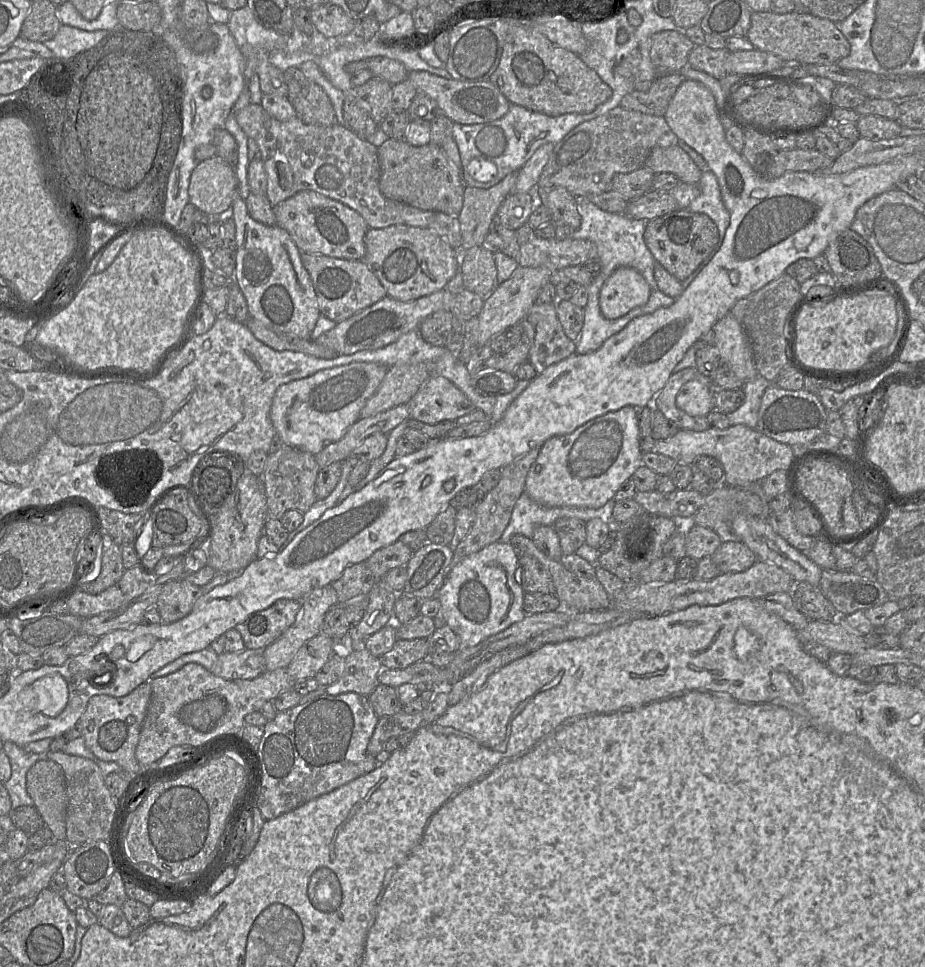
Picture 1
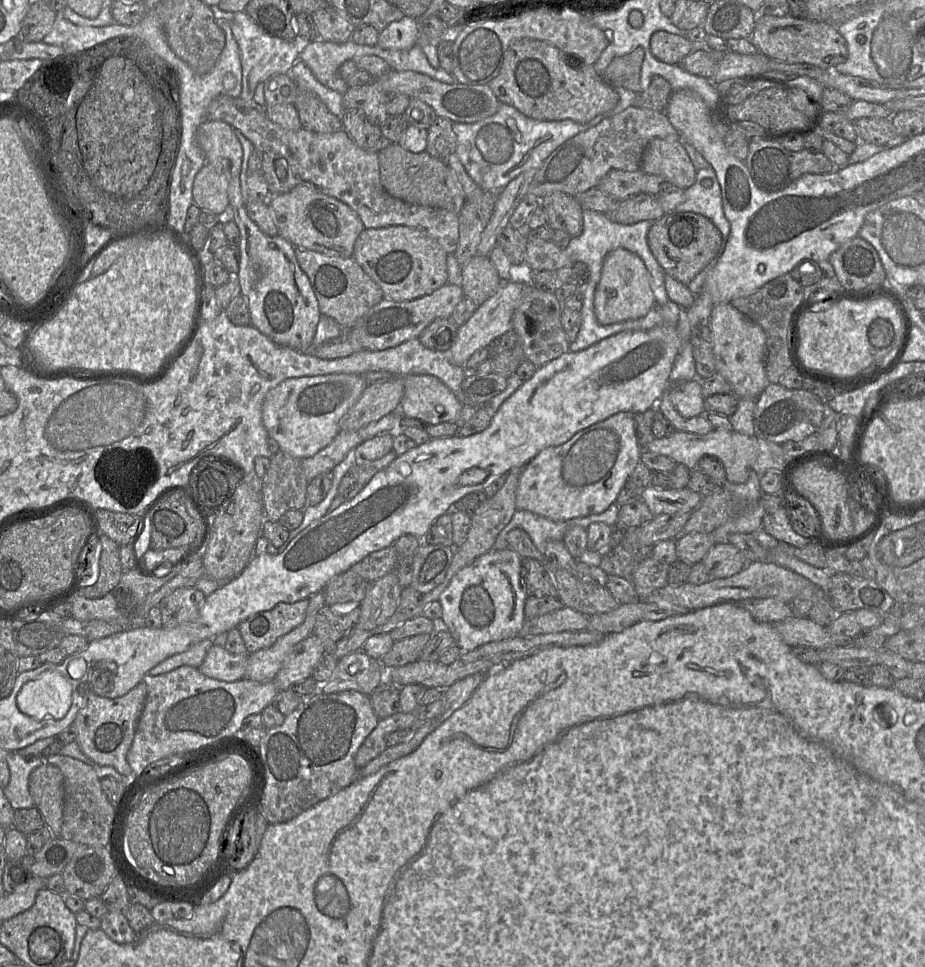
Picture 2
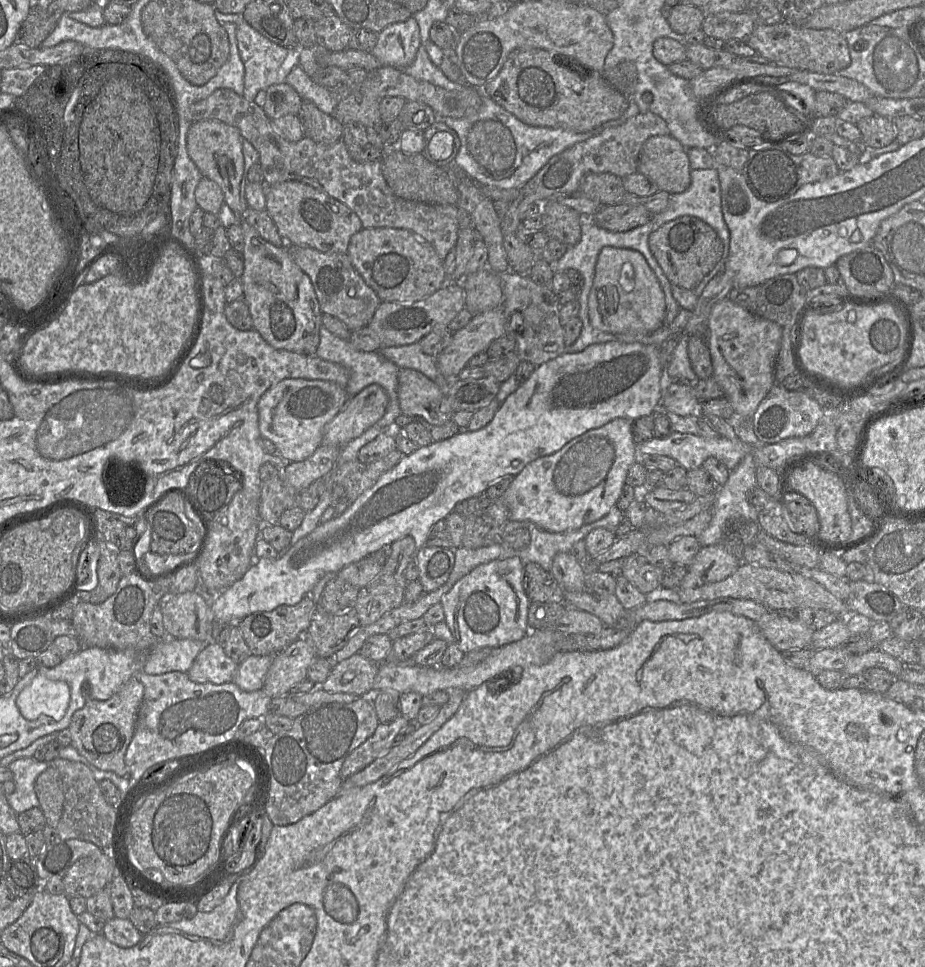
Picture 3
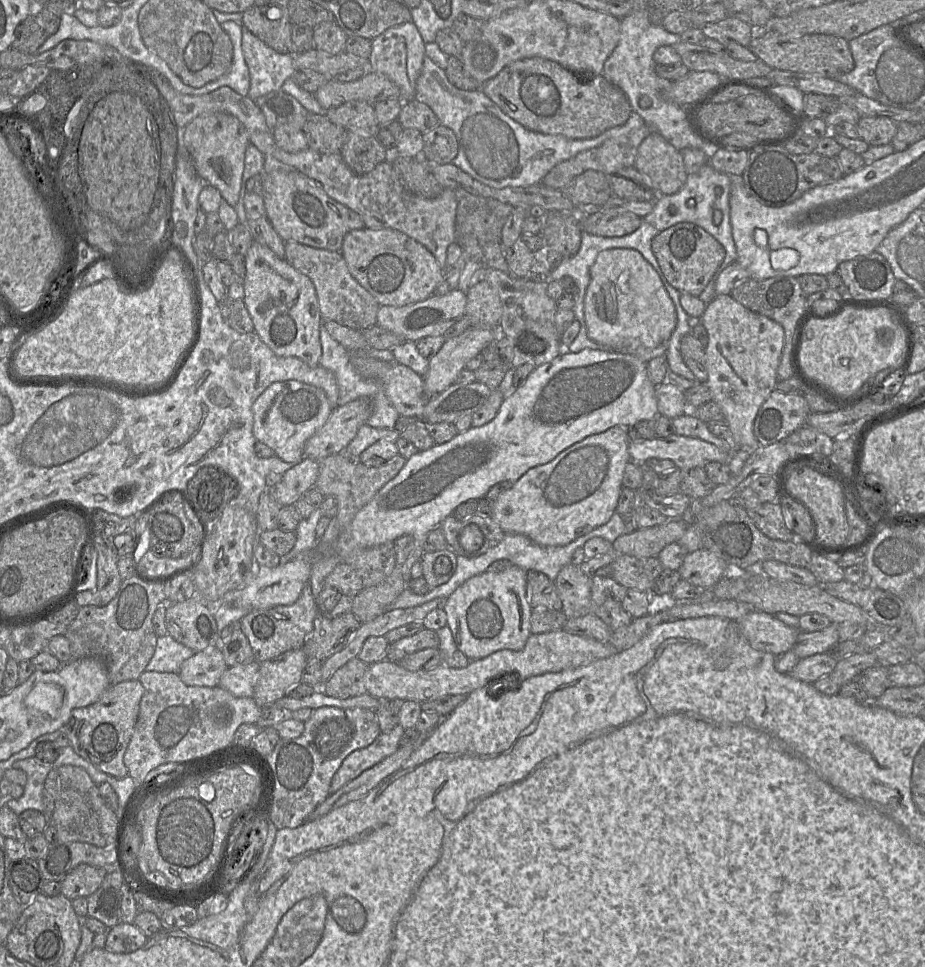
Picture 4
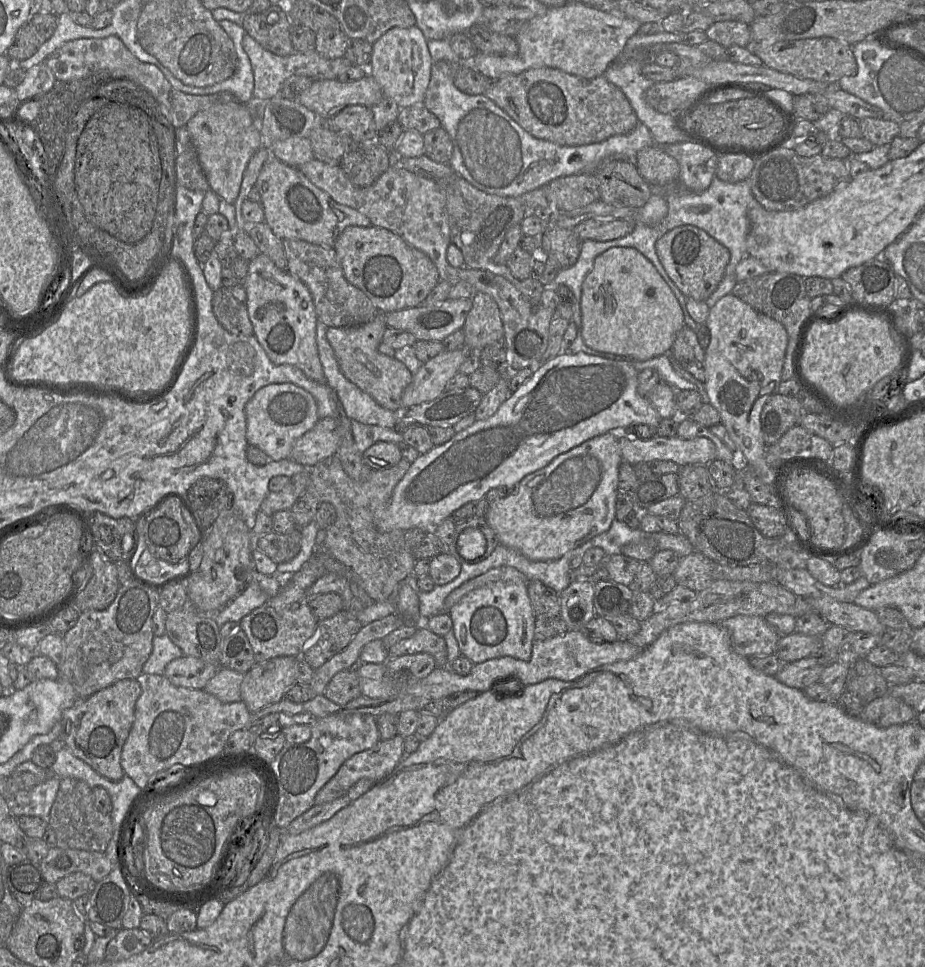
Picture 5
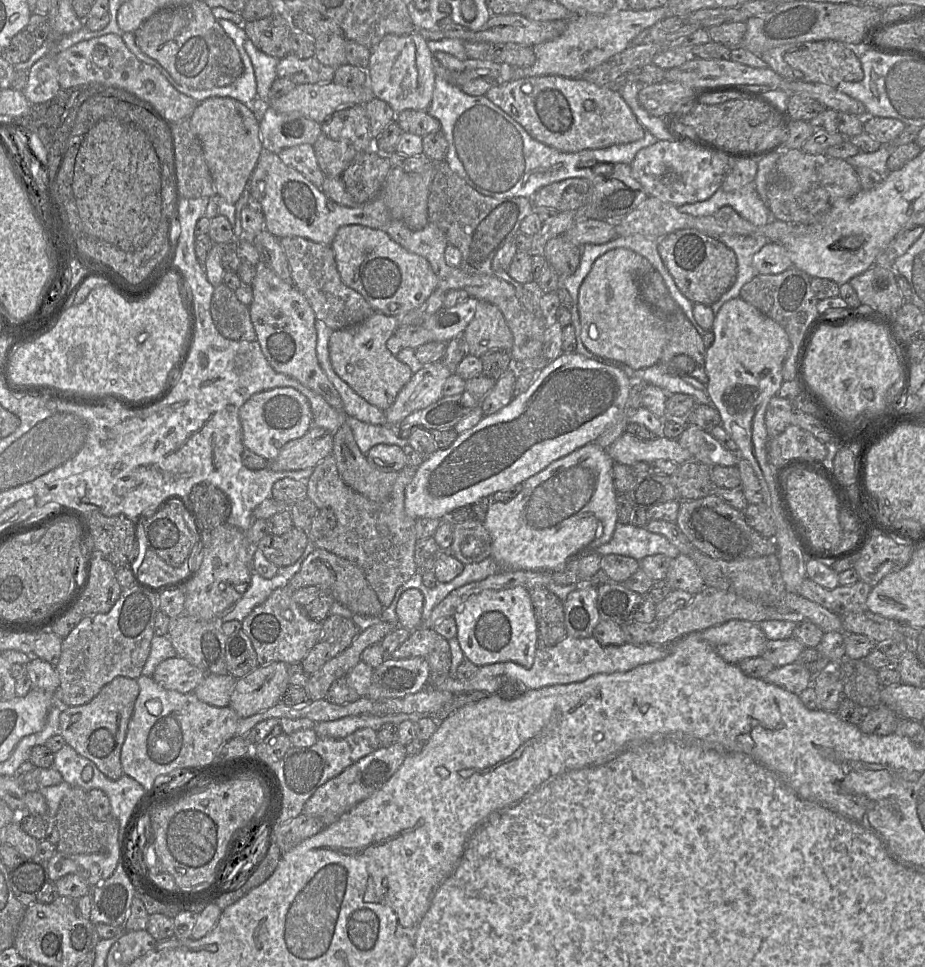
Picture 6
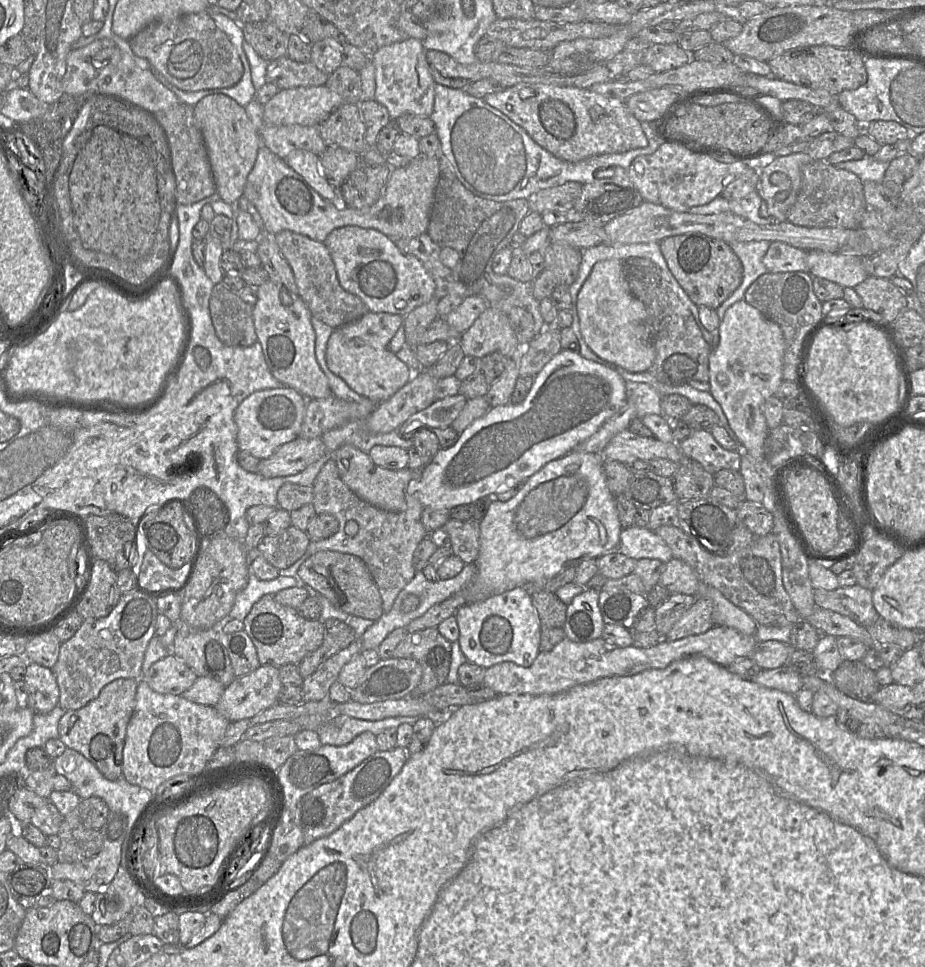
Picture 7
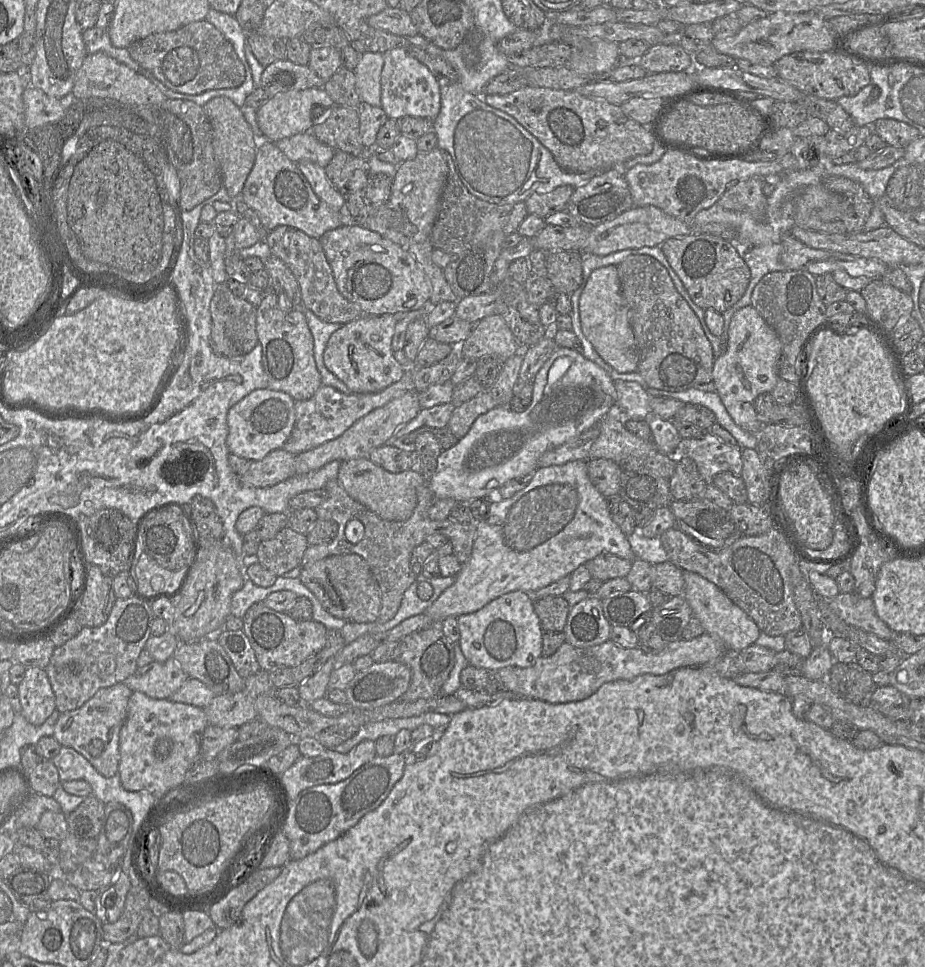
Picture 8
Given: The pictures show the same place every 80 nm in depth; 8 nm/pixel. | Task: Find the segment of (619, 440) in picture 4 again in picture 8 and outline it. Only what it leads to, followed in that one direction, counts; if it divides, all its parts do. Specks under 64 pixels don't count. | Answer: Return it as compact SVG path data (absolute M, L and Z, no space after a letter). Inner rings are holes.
M588 460L538 468L529 484L509 499L493 498L488 513L476 524L476 538L468 561L462 564L455 583L447 588L425 611L434 625L449 617L478 611L492 600L514 591L530 594L571 575L580 565L601 553L611 553L634 561L635 554L609 512L608 499L594 487L588 477Z

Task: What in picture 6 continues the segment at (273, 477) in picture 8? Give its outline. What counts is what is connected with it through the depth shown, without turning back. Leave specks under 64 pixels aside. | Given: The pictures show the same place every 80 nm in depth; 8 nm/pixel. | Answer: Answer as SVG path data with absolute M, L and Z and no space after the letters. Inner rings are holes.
M312 426L300 438L285 443L268 467L277 472L314 468L332 454L333 441L331 432Z

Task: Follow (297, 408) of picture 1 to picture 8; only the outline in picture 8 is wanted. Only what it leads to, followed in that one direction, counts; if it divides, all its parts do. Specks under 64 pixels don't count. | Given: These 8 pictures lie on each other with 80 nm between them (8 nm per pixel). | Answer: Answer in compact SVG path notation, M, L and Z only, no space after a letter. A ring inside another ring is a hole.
M256 389L232 406L227 413L229 453L256 461L275 449L282 448L295 423L296 401L287 393L277 390Z

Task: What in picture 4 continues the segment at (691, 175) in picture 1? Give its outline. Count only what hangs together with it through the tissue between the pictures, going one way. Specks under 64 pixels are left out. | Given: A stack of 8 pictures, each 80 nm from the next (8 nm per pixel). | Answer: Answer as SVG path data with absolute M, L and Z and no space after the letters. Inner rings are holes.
M656 132L639 145L634 167L662 195L678 192L688 177L681 151Z

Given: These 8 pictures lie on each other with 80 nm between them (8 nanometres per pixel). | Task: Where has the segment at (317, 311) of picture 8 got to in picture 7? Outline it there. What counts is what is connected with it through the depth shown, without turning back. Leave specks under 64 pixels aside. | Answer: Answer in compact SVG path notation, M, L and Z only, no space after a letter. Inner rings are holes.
M283 230L275 235L281 255L289 264L301 297L311 315L333 329L349 324L368 311L365 303L346 291L339 283L329 250L323 242L315 241L300 233Z

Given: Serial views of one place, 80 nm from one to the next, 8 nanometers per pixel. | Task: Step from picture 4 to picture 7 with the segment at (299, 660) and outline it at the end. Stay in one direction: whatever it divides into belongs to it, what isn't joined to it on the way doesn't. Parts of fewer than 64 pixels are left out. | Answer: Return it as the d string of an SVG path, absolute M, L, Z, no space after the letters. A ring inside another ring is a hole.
M260 665L247 675L235 677L215 708L230 722L251 718L280 703L282 688L279 667Z

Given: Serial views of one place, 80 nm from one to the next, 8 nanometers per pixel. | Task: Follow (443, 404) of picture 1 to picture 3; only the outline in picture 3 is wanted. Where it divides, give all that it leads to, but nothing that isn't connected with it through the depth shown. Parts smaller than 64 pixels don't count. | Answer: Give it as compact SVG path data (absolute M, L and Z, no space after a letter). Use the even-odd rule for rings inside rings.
M401 368L398 371L398 400L401 413L441 426L452 420L453 413L444 413L440 404L444 390L423 373Z

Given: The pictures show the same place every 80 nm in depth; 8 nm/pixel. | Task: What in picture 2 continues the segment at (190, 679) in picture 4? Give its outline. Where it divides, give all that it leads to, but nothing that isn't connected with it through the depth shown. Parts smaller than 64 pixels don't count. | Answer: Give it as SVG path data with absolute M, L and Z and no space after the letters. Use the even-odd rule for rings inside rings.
M212 645L198 669L205 676L219 681L239 681L245 678L248 657L248 652L233 655L224 647Z

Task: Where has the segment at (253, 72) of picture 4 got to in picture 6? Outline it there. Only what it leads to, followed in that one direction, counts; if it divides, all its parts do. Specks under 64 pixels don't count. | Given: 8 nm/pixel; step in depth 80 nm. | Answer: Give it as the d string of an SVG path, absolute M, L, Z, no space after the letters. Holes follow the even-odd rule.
M249 38L245 40L244 48L251 59L254 69L257 97L262 100L268 100L270 88L273 82L278 78L276 68L279 59L269 56L257 49Z

